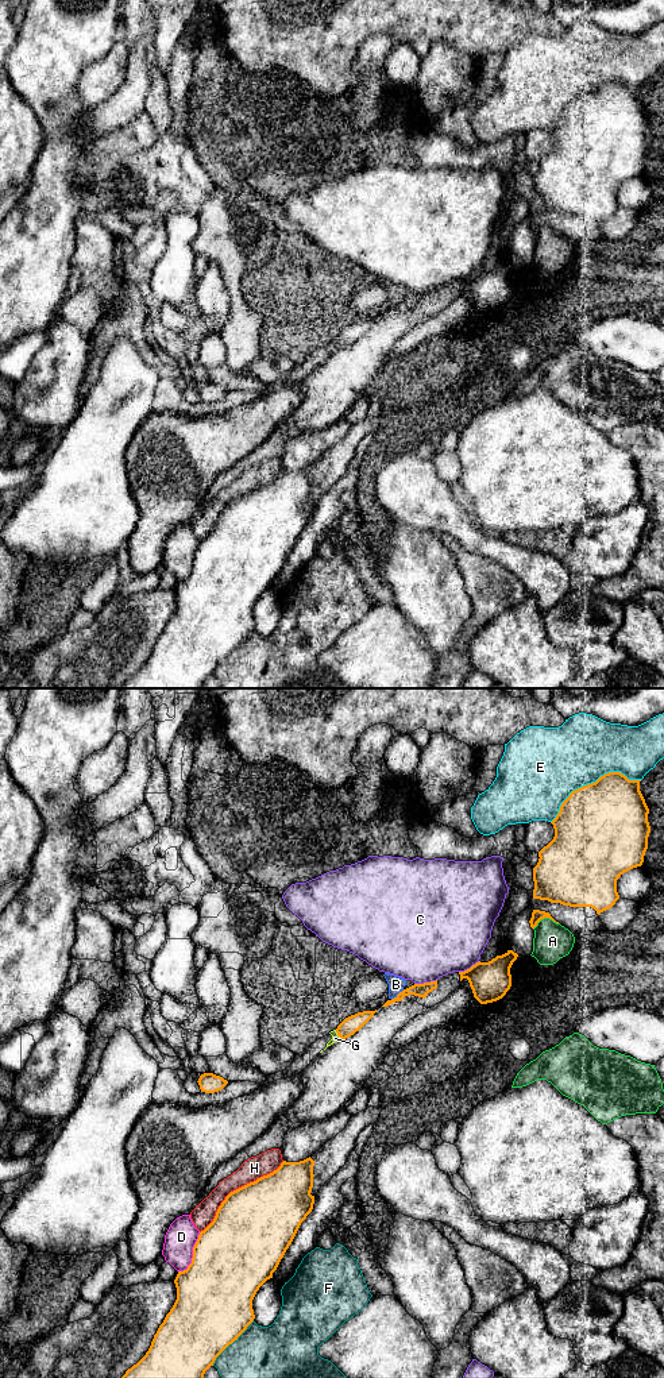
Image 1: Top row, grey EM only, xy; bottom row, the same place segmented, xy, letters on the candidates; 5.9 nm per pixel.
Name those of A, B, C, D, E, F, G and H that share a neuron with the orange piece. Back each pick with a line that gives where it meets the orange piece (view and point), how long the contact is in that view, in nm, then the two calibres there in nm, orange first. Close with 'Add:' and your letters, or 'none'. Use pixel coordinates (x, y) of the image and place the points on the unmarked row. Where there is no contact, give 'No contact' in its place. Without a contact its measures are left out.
Add: none

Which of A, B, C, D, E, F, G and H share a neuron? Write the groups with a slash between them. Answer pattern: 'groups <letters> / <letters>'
groups A / B / C / D / E / F / G H

